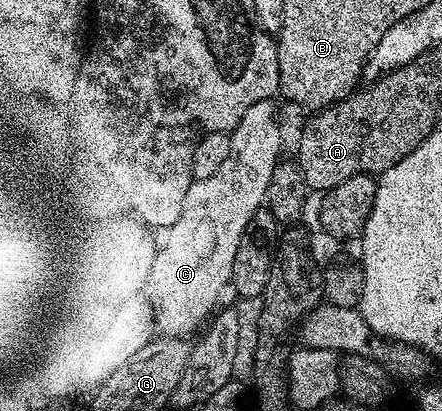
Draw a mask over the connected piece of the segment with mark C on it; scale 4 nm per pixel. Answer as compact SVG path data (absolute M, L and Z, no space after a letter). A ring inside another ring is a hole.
M259 101L254 103L254 107L247 109L246 115L242 115L242 119L230 134L232 142L230 155L226 155L226 163L222 163L222 167L218 167L218 171L214 171L210 179L193 180L190 191L186 191L186 199L182 203L178 220L163 234L164 241L162 237L159 242L154 263L148 272L149 289L146 297L150 302L155 328L163 336L188 337L191 329L217 308L216 300L219 299L220 292L229 288L234 255L238 255L238 243L252 216L265 204L270 175L274 175L274 167L282 157L280 125L276 122L274 106L272 101Z

